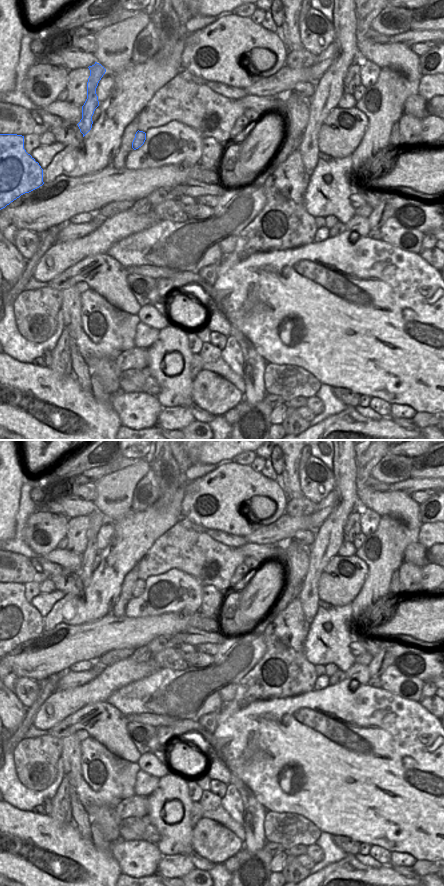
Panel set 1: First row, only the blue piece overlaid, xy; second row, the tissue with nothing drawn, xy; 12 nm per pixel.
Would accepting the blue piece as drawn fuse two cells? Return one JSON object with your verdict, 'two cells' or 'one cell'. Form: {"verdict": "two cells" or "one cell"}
{"verdict": "two cells"}

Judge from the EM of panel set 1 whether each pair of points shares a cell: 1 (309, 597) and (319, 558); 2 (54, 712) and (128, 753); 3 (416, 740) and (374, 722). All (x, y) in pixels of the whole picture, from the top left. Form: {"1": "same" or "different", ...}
{"1": "same", "2": "different", "3": "same"}

